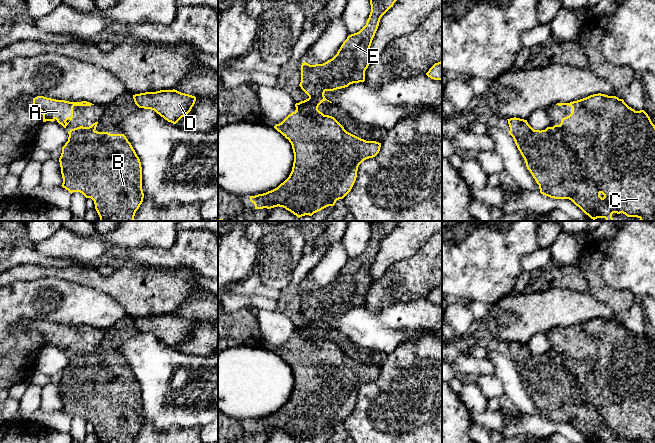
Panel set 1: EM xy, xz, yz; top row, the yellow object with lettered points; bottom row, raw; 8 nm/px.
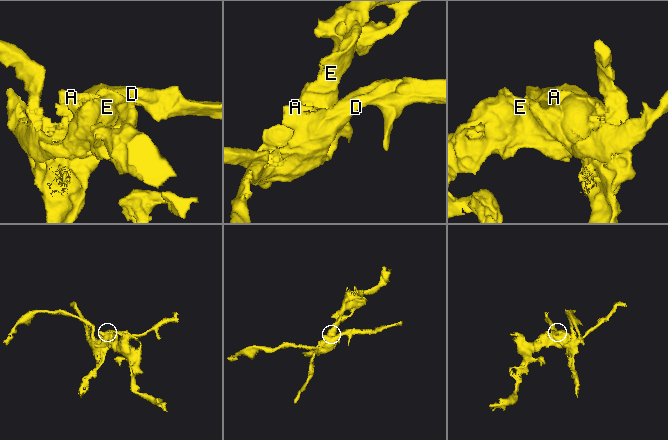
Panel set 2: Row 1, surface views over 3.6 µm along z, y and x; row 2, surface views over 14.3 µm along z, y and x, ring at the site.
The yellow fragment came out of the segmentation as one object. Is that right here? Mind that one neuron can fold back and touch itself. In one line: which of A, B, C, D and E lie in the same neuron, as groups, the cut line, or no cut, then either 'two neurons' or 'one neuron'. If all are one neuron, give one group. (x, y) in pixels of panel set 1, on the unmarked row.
A C D / B E; cut in yz along (553, 350), (579, 379), (583, 395), (601, 416); two neurons

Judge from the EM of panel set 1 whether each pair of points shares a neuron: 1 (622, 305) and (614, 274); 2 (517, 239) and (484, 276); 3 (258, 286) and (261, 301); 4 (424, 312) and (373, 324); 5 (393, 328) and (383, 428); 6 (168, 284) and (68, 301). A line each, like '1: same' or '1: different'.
1: different
2: same
3: different
4: same
5: different
6: different

